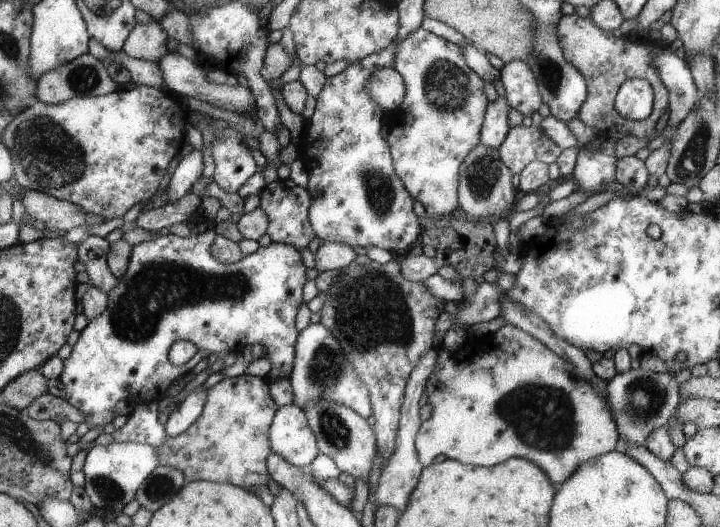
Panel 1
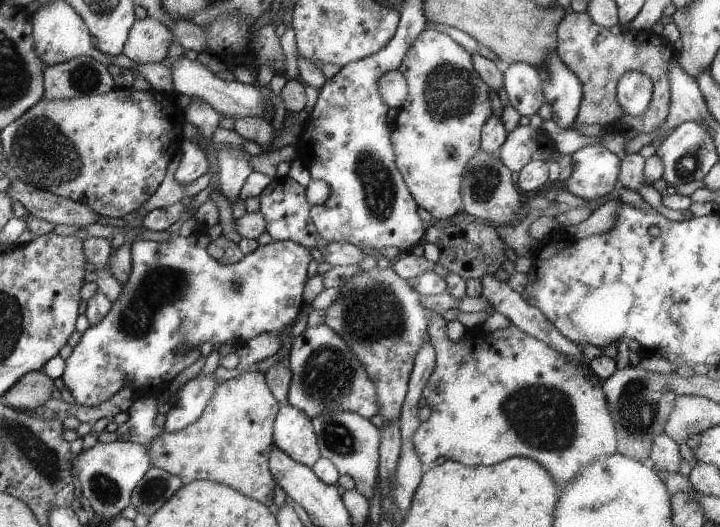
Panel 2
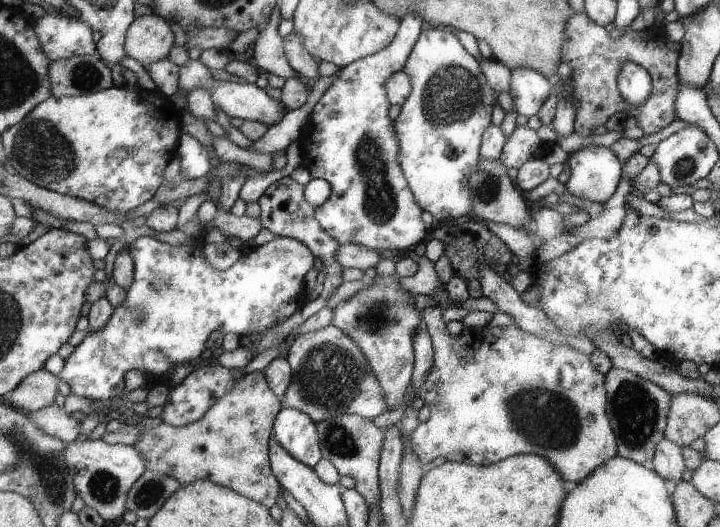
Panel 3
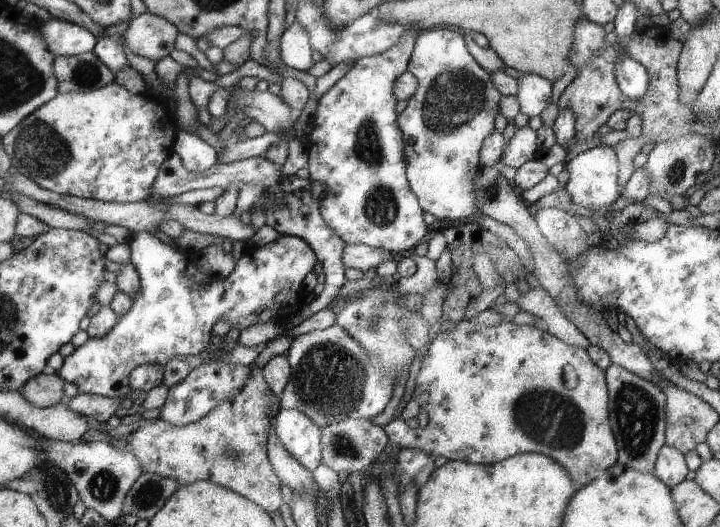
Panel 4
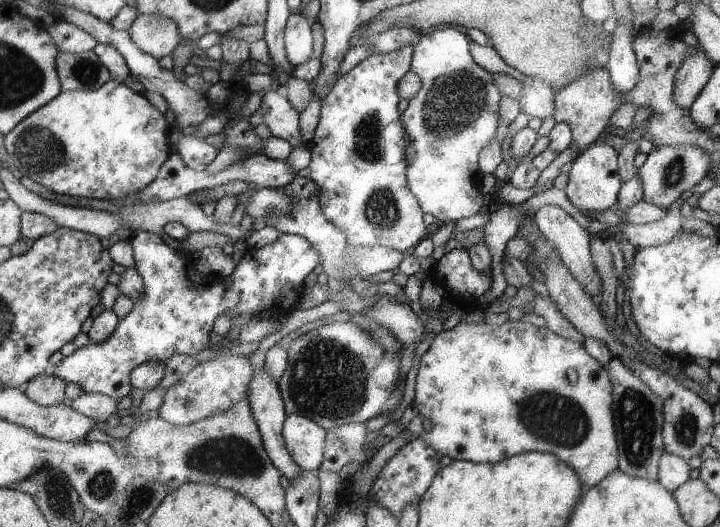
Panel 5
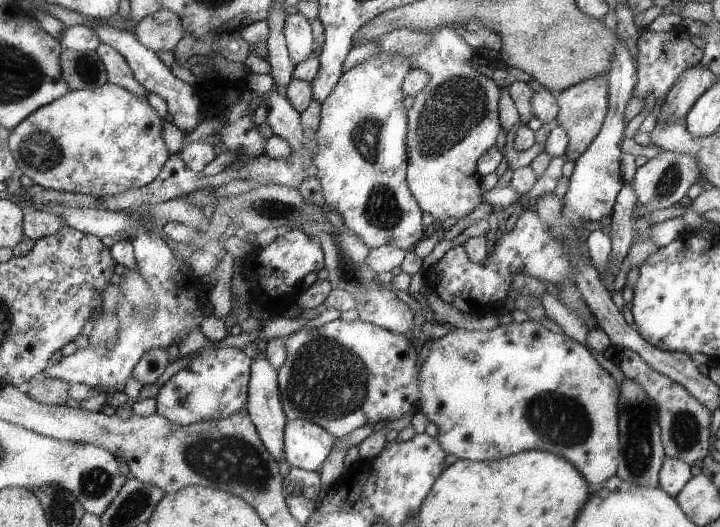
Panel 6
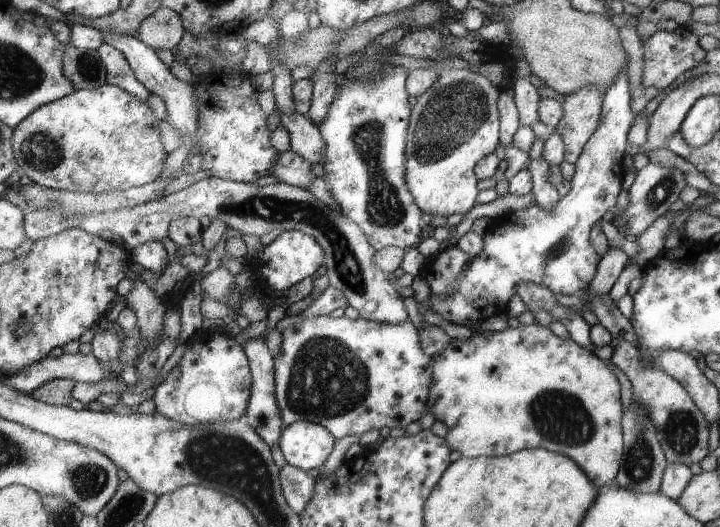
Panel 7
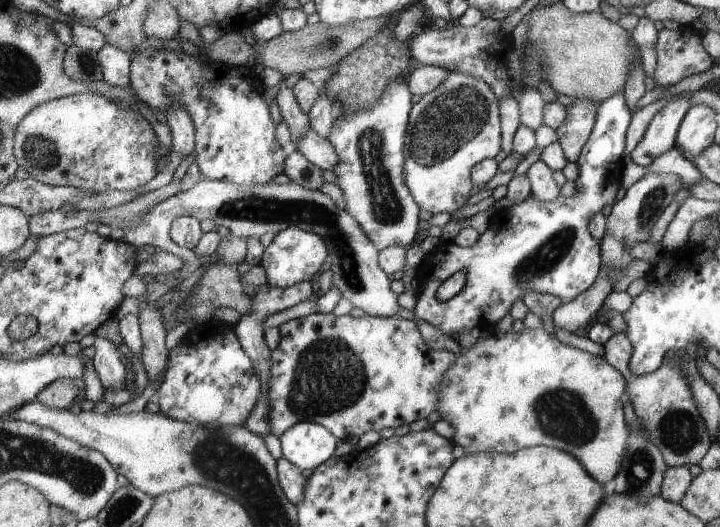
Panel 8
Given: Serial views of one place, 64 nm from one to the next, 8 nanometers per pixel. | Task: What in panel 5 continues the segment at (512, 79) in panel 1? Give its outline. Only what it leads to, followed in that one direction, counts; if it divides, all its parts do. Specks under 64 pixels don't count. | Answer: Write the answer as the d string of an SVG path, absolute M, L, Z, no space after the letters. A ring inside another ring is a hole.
M527 77L523 80L522 96L519 98L521 112L530 116L544 118L554 114L556 91L538 78Z

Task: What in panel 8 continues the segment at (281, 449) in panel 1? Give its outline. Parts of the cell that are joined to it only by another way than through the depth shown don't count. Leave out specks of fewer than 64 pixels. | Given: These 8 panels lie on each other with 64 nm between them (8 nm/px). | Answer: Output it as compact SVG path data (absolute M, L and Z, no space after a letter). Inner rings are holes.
M297 422L292 428L279 436L283 457L289 459L302 470L317 468L334 454L338 437L325 426L315 422Z

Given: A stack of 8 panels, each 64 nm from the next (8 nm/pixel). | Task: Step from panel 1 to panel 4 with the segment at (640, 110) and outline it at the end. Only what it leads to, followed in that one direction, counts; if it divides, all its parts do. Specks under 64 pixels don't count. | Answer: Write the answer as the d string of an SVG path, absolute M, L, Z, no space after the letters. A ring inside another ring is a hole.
M622 54L616 60L616 68L614 68L616 82L624 95L634 98L640 98L648 90L649 72L634 58L630 58L630 54Z

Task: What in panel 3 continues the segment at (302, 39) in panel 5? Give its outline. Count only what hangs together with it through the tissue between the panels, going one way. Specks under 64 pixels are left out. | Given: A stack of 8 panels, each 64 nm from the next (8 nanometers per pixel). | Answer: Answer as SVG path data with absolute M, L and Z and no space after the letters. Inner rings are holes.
M294 29L283 38L283 41L288 64L304 78L317 81L321 77L318 74L318 62L302 44L302 36Z

